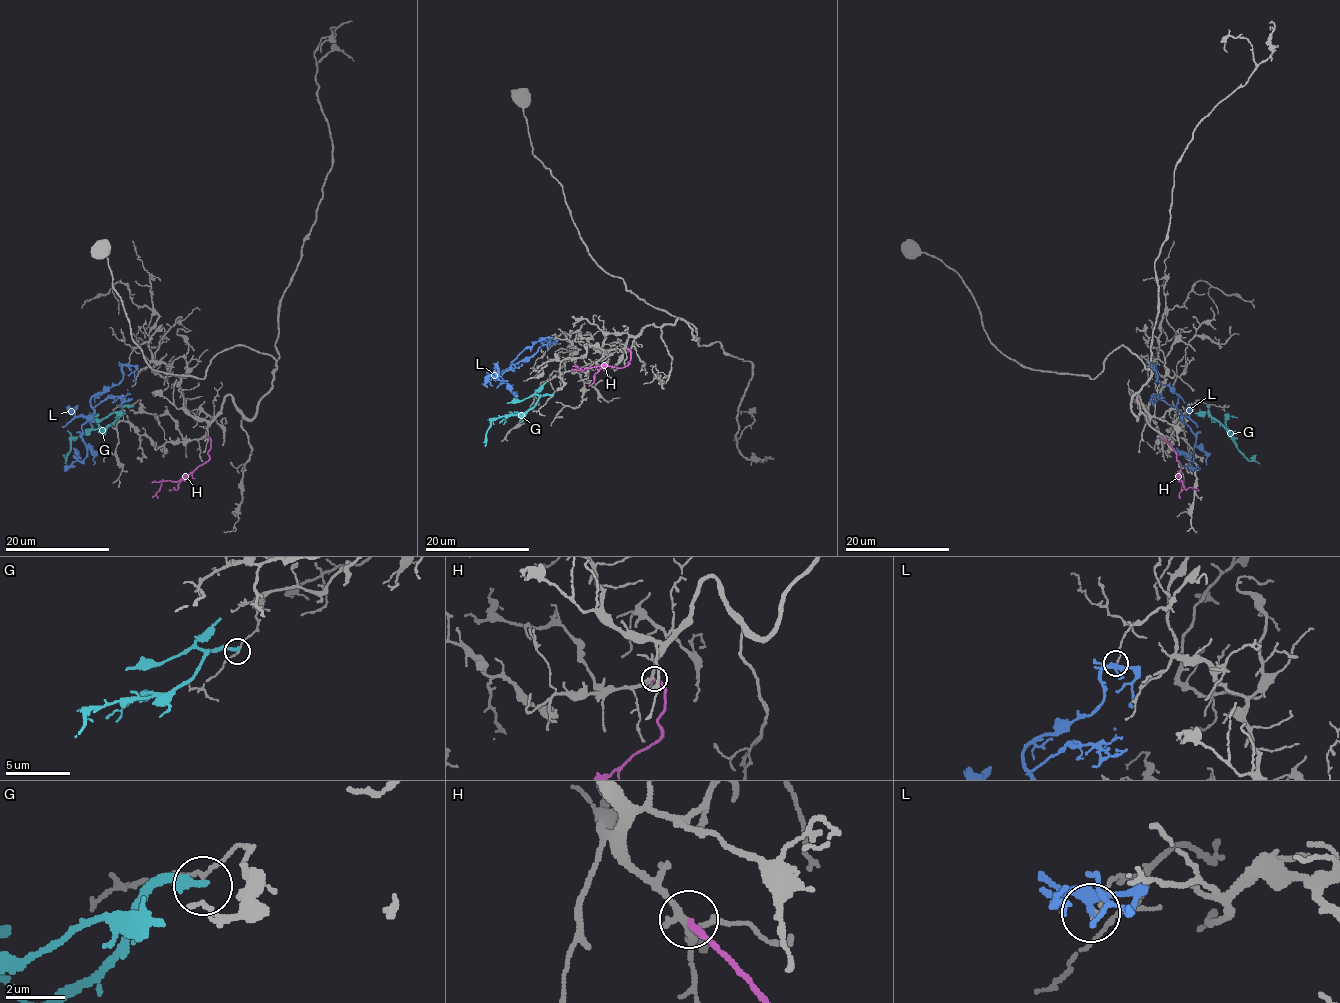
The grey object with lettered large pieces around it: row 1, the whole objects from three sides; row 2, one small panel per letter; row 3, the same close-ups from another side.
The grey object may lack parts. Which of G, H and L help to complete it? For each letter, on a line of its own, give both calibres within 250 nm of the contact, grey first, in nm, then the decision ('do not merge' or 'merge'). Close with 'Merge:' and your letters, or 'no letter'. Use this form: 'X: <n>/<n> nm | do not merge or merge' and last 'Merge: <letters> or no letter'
G: 90/280 nm | do not merge
H: 200/220 nm | merge
L: 140/240 nm | do not merge
Merge: H

